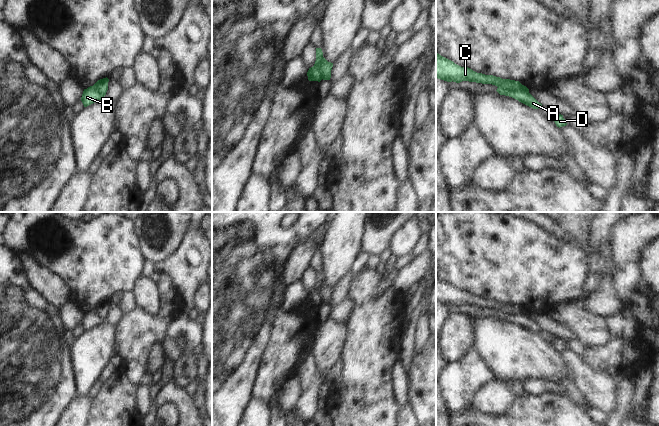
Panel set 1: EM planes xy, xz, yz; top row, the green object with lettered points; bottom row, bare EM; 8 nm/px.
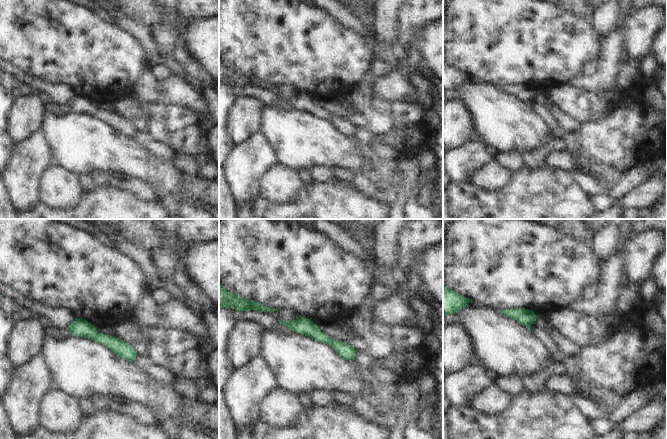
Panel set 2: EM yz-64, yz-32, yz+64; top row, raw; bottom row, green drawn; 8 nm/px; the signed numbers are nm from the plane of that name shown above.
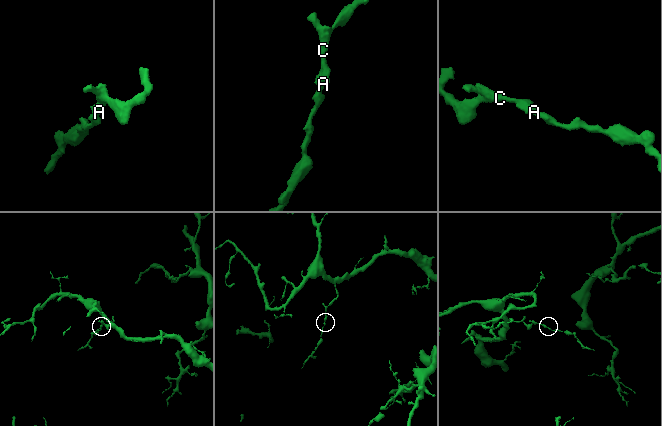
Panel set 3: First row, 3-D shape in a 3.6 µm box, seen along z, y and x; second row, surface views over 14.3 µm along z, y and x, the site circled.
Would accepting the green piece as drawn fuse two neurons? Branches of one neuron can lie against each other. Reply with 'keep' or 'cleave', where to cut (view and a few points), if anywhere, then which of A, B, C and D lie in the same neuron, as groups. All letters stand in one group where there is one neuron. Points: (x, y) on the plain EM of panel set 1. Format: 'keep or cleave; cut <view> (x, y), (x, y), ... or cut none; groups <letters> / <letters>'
cleave; cut yz (498, 310), (512, 314), (527, 312); groups A B D / C

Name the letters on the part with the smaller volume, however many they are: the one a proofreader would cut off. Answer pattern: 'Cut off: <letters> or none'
Cut off: A, B, D.

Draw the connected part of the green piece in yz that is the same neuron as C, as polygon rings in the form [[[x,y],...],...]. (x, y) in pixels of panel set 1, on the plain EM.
[[[436,277],[436,302],[460,307],[462,305],[476,306],[482,308],[492,308],[502,311],[504,314],[518,315],[527,313],[519,305],[502,303],[493,299],[477,297],[468,291],[461,291],[453,285]]]

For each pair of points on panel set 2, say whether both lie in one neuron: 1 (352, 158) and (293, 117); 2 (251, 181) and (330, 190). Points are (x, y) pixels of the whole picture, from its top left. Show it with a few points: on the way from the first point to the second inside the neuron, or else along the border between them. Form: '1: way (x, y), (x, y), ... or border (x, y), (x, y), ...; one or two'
1: way (337, 150), (319, 143), (308, 132); one
2: border (260, 193), (253, 200), (238, 201); two

